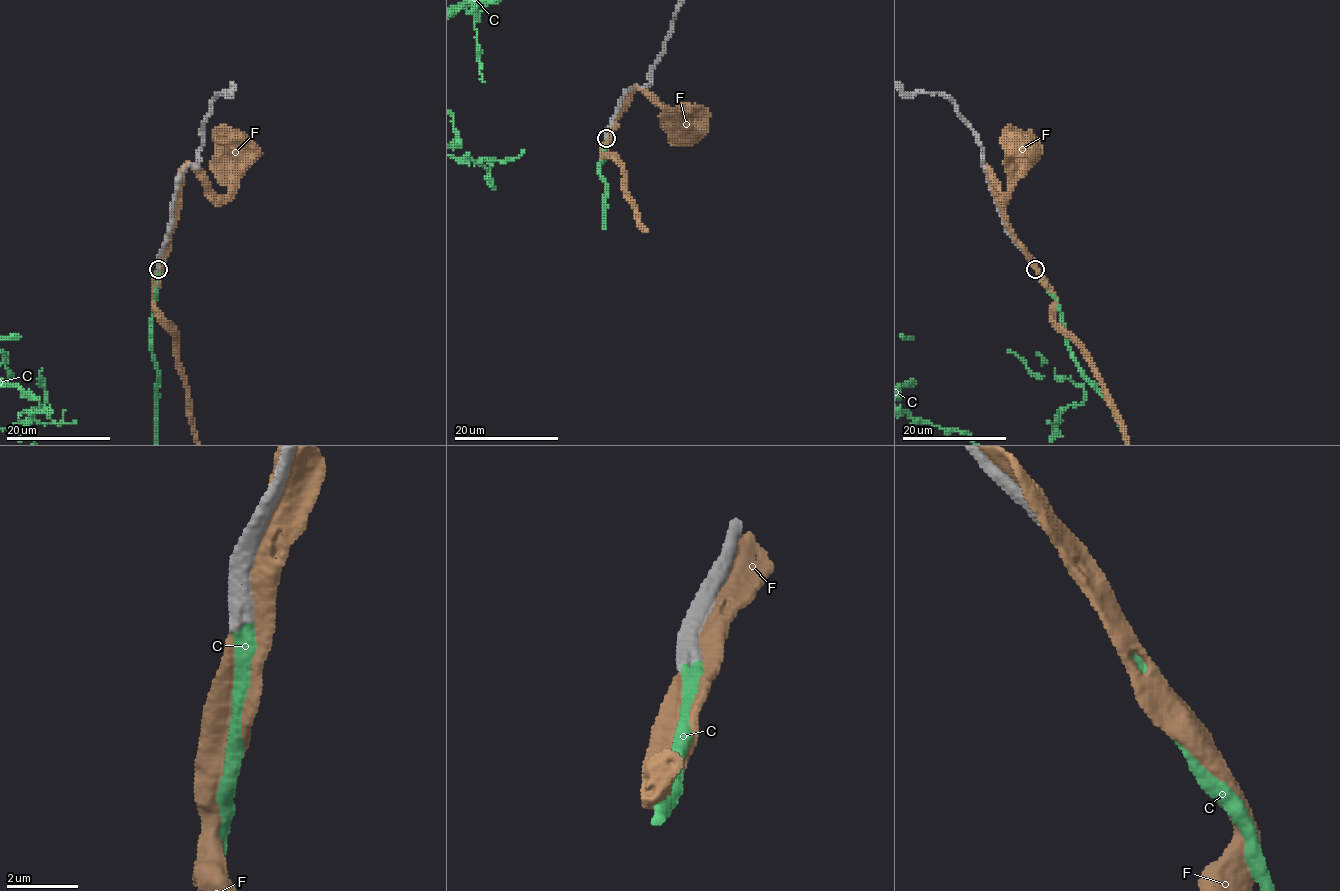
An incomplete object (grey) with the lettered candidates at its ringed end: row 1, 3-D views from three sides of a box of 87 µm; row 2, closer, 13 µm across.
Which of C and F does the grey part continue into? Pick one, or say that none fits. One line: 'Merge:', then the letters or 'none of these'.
Merge: C

